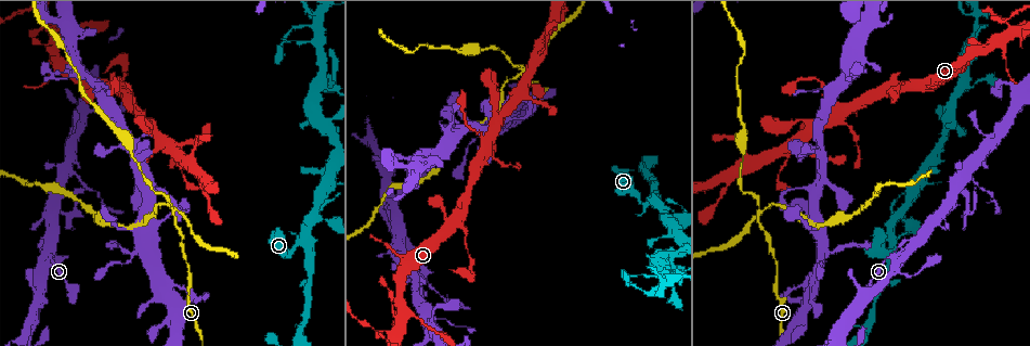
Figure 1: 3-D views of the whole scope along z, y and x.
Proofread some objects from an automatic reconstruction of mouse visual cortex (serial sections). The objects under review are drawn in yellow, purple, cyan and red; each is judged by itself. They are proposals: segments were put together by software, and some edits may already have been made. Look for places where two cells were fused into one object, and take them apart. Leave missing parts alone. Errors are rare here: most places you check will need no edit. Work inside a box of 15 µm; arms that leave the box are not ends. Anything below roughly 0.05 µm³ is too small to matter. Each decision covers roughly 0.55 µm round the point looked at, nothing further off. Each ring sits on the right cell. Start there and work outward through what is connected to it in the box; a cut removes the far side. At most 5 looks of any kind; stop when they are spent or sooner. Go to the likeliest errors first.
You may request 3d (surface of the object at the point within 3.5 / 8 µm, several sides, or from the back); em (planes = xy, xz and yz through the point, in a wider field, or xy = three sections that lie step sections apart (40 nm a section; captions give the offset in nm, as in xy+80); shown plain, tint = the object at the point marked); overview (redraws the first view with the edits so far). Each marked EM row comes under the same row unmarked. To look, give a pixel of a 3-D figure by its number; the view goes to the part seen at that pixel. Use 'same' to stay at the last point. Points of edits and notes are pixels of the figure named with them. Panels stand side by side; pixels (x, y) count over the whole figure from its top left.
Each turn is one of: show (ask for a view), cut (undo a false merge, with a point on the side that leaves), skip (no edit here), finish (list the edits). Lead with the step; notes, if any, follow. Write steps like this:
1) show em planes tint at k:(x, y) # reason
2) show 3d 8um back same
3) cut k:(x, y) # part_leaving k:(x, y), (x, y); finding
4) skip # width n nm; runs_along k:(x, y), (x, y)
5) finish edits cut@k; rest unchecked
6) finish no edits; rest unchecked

show 3d 3.5um at 1:(756, 211) # four-way junction

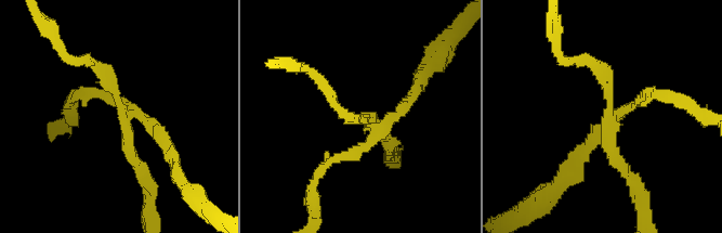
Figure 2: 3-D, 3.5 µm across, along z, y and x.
show em xy step 1 tint at 2:(124, 114) # arms 4; arm_widths 150, 200, 200, 200 nm; shape alone is not enough

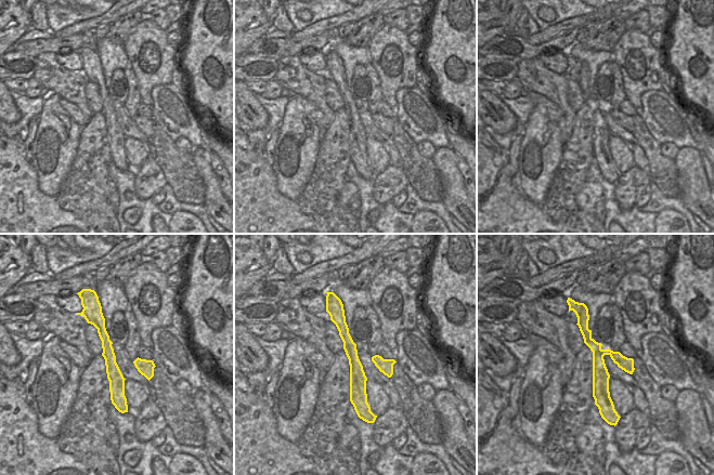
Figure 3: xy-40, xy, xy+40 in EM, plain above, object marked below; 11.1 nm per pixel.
cut 2:(101, 94) # border 3:(601, 350), (602, 356); a second cell is stuck on

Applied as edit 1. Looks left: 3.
show 3d 3.5um at 1:(80, 191) # abrupt turn

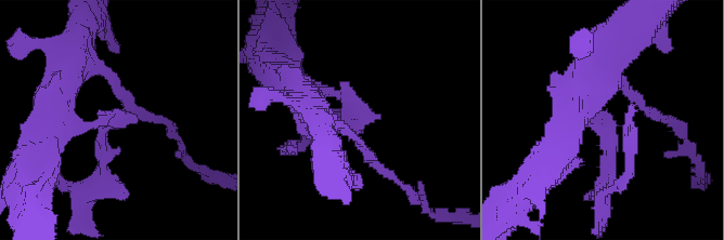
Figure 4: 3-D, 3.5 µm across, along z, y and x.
show em xy step 1 tint at 4:(108, 122)

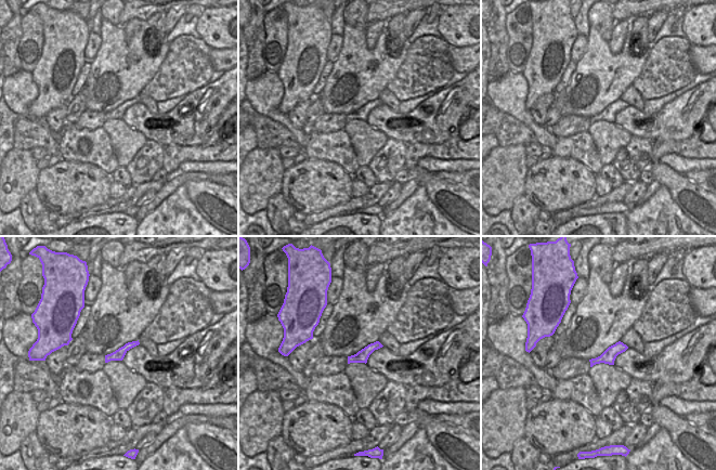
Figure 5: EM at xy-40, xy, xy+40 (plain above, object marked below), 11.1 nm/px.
cut 4:(606, 145) # arm_widths 150, 350 nm; part_leaving 4:(82, 127), (113, 120), (99, 143), (103, 180); a second cell is stuck on

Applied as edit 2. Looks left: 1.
finish edits cut@2, cut@4; rest unchecked

